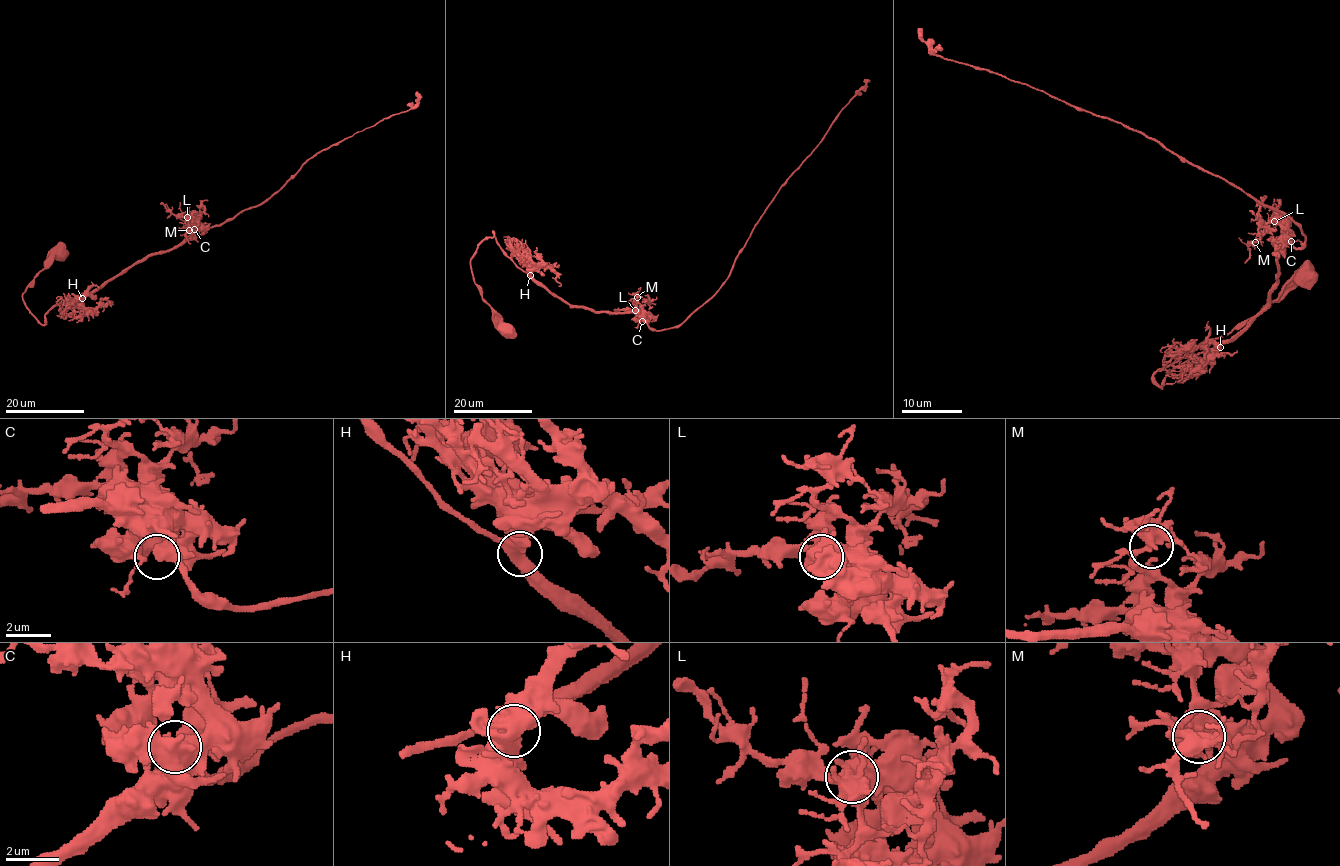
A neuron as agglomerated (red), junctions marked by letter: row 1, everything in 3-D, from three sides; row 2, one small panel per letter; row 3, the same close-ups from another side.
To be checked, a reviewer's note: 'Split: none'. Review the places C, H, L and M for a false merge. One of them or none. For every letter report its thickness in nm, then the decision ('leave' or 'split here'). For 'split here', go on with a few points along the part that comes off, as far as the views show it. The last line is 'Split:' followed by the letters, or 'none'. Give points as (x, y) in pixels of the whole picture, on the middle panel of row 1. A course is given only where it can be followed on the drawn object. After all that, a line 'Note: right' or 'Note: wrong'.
C: 480 nm thick; leave
H: 480 nm thick; leave
L: 550 nm thick; leave
M: 400 nm thick; leave
Split: none
Note: right

